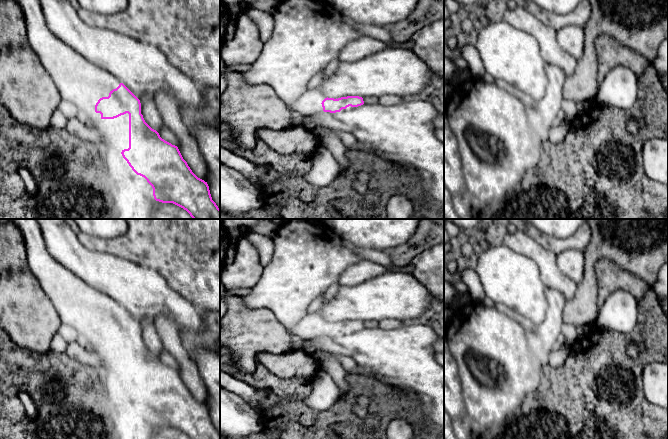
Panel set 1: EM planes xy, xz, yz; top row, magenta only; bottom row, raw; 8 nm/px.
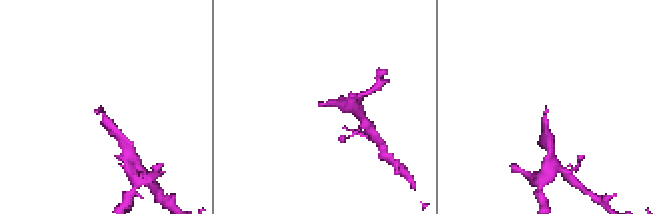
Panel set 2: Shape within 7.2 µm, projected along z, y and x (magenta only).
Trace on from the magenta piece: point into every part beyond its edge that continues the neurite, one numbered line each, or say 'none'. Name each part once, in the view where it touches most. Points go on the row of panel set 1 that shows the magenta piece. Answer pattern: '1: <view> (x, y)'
1: xy (79, 81)

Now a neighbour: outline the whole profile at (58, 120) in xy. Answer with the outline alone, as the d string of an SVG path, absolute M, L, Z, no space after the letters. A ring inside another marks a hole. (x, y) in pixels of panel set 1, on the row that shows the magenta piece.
M55 110L51 117L50 126L54 128L65 128L68 119L59 111Z

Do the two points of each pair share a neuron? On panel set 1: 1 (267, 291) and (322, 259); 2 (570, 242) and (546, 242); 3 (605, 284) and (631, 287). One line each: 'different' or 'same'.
1: same
2: same
3: same

